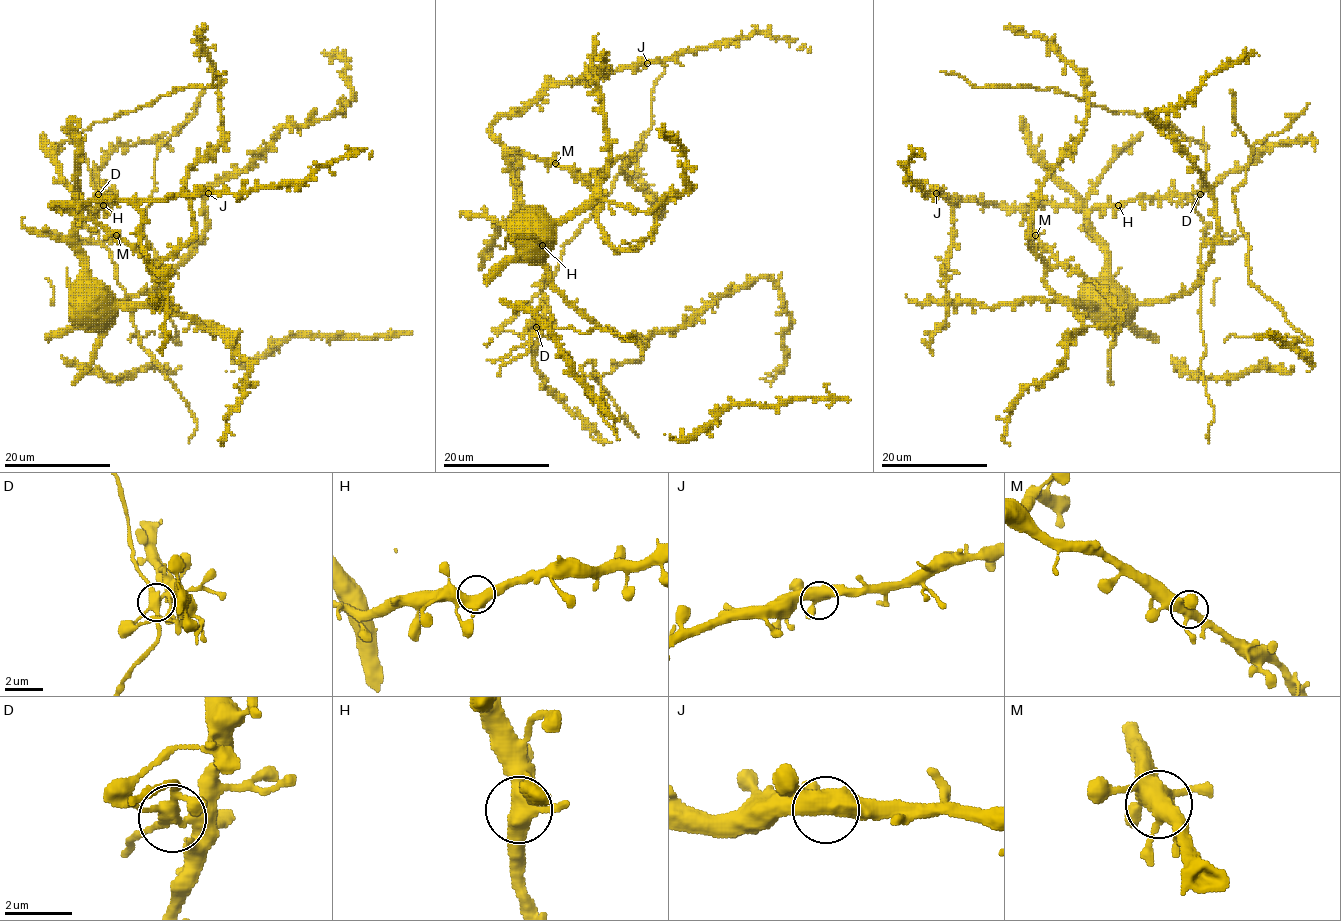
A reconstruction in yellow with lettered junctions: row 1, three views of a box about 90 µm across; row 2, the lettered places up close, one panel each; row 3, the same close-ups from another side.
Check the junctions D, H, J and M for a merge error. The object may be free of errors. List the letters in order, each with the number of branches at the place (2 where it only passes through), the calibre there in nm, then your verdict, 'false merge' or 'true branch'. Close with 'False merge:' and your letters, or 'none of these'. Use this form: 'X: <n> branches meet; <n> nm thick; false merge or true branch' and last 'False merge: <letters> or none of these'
D: 5 branches meet; 360 nm thick; false merge
H: 4 branches meet; 440 nm thick; true branch
J: 4 branches meet; 480 nm thick; true branch
M: 5 branches meet; 440 nm thick; true branch
False merge: D

